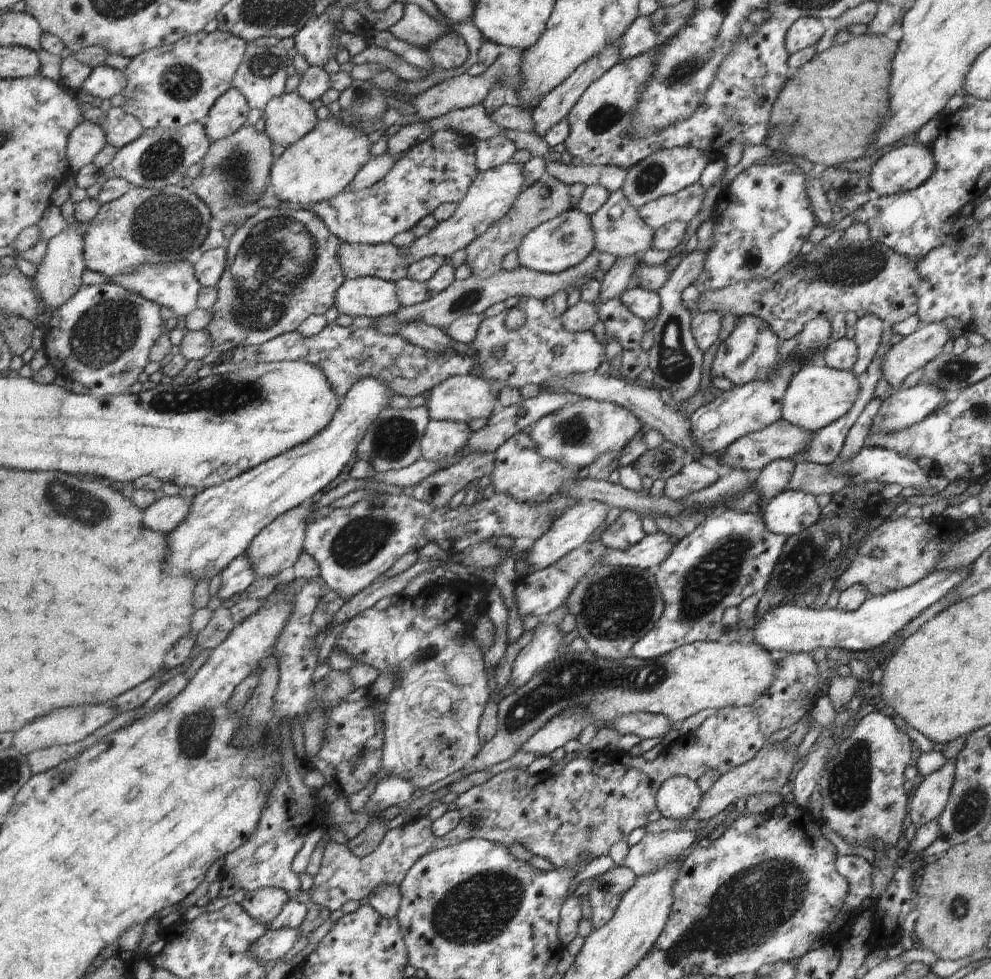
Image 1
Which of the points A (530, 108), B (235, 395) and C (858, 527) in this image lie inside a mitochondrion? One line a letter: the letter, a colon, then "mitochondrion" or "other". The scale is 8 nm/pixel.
A: other
B: mitochondrion
C: other

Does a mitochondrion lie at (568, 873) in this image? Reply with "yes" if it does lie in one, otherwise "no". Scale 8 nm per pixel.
no

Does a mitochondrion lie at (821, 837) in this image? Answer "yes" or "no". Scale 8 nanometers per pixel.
no

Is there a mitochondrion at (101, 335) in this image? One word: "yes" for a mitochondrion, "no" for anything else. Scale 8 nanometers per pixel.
yes

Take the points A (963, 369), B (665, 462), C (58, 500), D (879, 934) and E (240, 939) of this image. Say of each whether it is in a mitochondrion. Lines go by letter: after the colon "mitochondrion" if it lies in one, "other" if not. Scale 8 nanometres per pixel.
A: mitochondrion
B: other
C: mitochondrion
D: other
E: other

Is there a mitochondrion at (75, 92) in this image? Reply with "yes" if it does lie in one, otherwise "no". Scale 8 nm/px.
no

